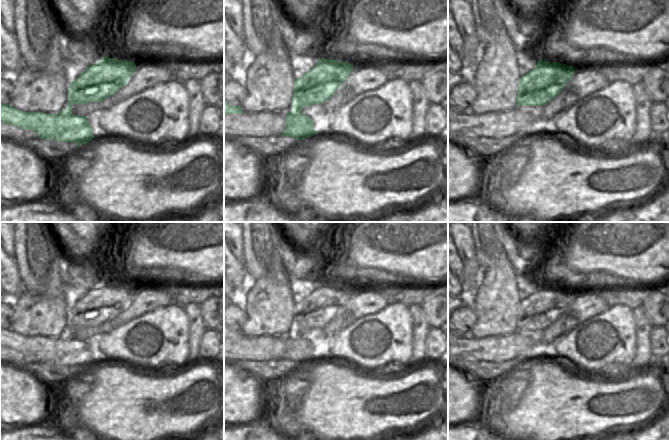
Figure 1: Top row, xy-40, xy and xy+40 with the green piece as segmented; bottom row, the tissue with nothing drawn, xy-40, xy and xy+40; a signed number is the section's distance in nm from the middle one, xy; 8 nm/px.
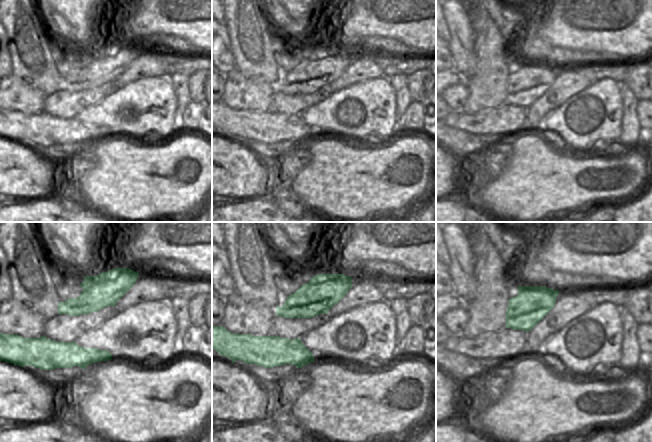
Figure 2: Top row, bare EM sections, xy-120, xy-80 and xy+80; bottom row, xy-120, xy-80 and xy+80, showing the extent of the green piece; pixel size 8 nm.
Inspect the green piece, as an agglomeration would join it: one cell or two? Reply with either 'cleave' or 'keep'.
cleave

